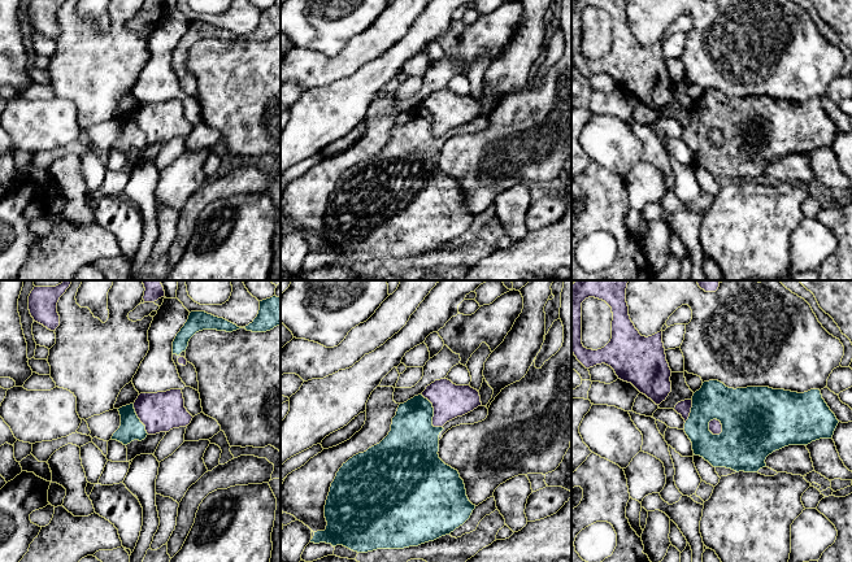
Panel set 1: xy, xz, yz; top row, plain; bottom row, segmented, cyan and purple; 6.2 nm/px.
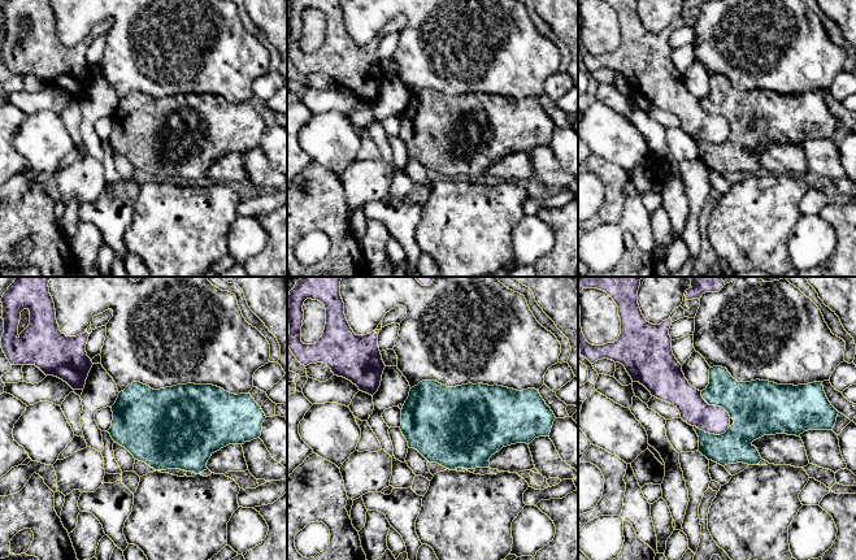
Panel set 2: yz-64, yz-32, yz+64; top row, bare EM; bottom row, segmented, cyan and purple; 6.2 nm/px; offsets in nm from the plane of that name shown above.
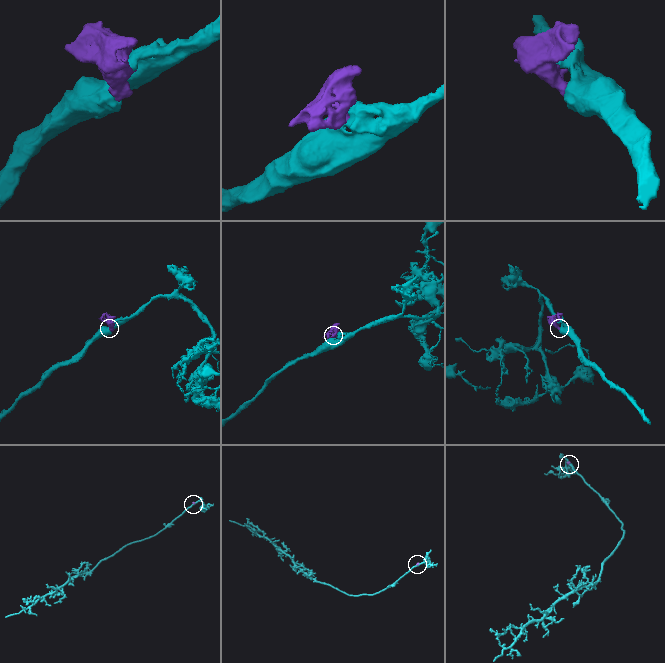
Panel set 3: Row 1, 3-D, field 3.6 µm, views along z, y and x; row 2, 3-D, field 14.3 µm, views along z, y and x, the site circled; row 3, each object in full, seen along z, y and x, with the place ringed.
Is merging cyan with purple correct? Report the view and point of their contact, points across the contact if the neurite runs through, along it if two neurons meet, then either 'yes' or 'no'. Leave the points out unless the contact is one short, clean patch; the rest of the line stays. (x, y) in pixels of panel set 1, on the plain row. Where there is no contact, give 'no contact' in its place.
contact xz (433, 123); yes

